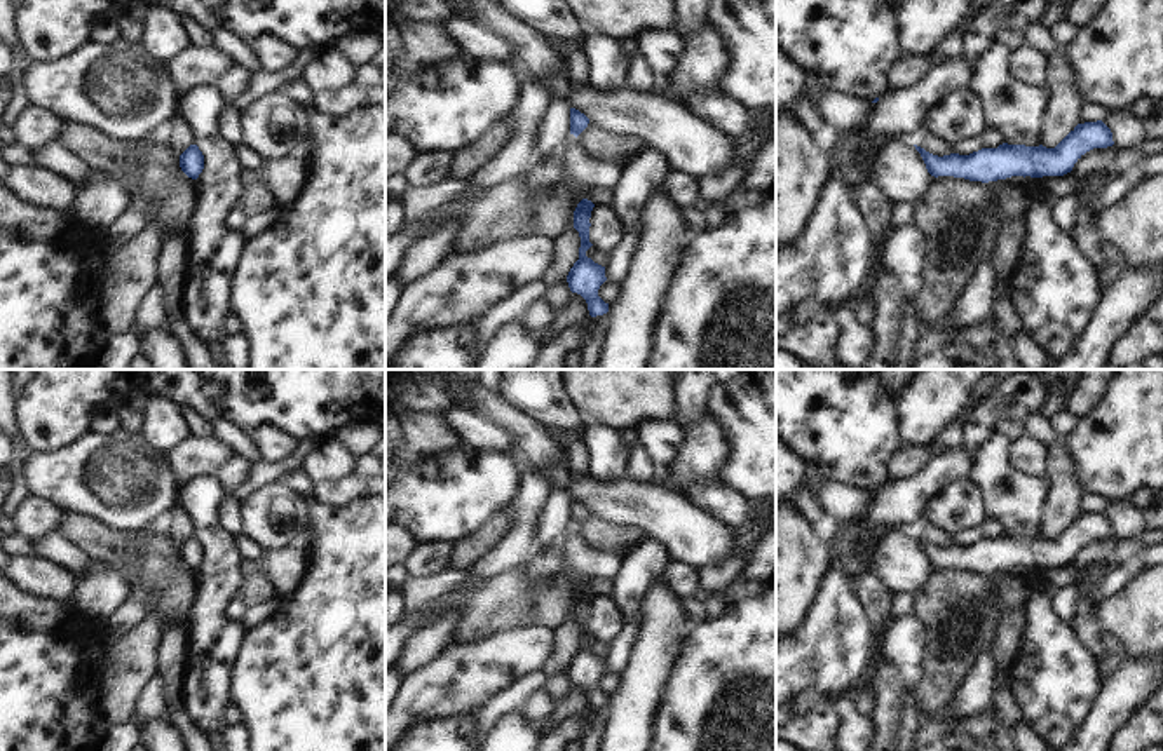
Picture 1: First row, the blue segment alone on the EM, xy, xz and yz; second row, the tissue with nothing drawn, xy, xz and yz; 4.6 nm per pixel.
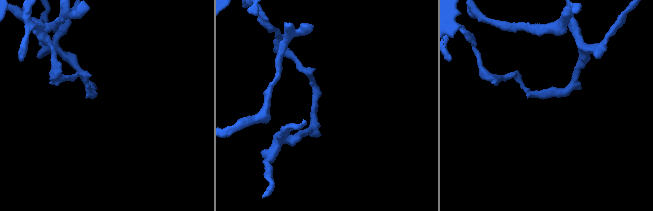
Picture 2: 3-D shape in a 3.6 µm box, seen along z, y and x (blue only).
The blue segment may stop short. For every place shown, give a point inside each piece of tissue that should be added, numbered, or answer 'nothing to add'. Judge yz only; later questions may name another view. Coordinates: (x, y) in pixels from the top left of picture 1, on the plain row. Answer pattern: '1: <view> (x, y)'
nothing to add

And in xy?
nothing to add

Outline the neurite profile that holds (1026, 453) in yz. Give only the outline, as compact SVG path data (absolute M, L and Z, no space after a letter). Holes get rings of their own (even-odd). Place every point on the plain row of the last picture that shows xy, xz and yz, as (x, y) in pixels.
M1018 434L1008 446L1008 458L1013 469L1048 483L1046 446L1041 441Z

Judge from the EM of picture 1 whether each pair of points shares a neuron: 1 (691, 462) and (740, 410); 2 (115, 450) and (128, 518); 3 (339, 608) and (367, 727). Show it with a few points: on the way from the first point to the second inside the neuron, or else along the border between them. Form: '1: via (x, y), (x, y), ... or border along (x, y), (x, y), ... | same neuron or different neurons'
1: border along (708, 412), (724, 427), (731, 446), (724, 467) | different neurons
2: via (115, 467), (128, 481), (128, 500) | same neuron
3: via (365, 638), (367, 697) | same neuron

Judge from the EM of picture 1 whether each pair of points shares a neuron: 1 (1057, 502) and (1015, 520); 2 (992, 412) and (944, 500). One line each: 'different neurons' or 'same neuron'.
1: different neurons
2: different neurons

